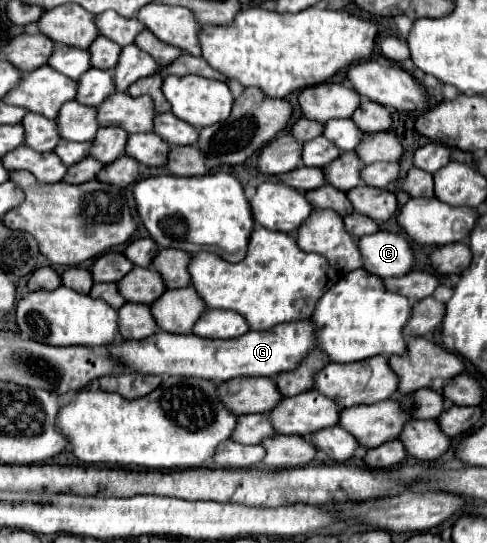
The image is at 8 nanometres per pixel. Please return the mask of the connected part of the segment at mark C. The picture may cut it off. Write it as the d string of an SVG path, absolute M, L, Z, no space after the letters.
M378 231L358 239L362 267L378 277L400 277L414 265L414 253L406 235Z

